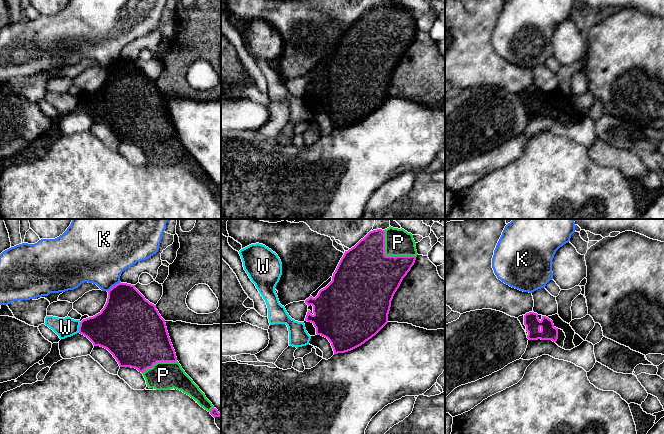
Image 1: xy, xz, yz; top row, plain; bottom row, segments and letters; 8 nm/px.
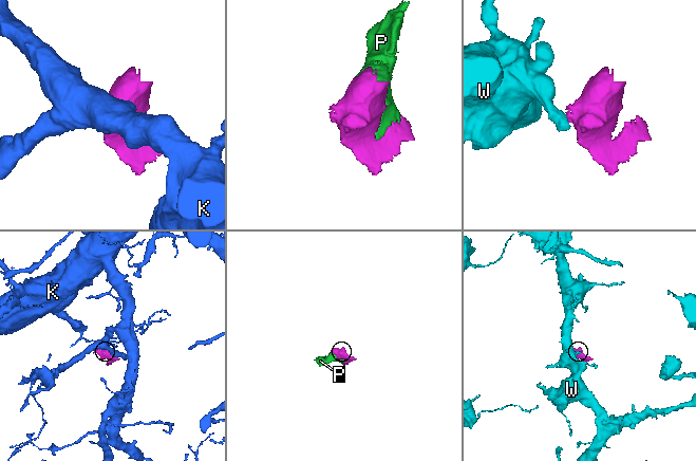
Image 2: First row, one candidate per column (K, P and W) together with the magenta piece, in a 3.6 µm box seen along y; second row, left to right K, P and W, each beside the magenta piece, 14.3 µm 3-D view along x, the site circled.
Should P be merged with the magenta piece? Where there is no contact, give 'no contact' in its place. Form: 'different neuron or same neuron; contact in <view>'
same neuron; contact in xz

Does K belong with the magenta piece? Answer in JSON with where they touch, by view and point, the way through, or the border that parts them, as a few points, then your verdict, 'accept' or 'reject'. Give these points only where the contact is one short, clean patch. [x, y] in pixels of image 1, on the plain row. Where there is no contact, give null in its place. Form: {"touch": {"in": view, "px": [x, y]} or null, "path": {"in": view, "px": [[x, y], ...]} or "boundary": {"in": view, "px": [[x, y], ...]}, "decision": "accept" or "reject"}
{"touch": {"in": "xy", "px": [113, 62]}, "boundary": {"in": "xy", "px": [[120, 58], [113, 61], [107, 67]]}, "decision": "reject"}

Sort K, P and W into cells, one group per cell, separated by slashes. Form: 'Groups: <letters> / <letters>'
Groups: K / P / W

